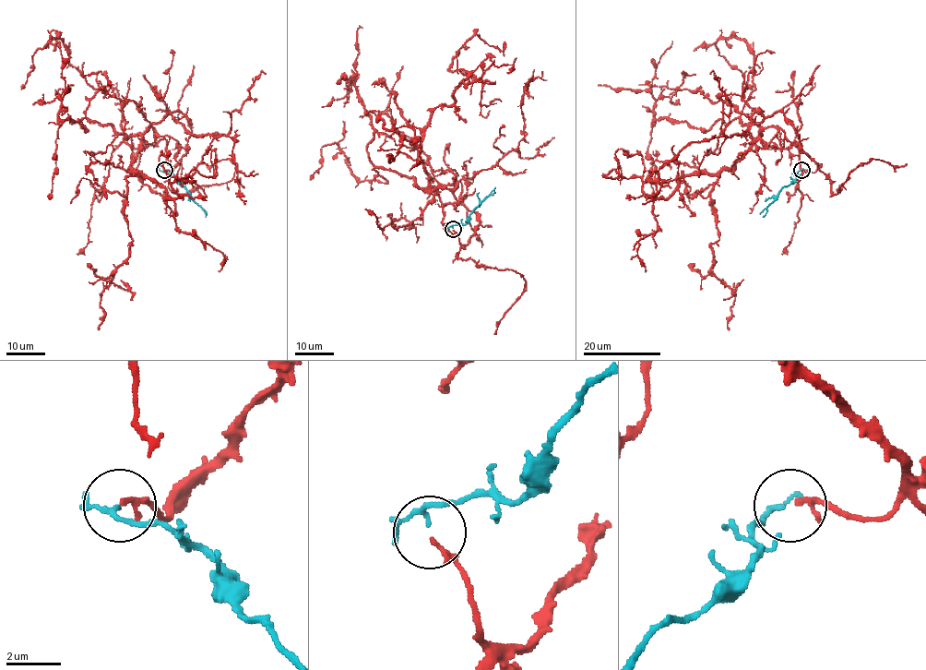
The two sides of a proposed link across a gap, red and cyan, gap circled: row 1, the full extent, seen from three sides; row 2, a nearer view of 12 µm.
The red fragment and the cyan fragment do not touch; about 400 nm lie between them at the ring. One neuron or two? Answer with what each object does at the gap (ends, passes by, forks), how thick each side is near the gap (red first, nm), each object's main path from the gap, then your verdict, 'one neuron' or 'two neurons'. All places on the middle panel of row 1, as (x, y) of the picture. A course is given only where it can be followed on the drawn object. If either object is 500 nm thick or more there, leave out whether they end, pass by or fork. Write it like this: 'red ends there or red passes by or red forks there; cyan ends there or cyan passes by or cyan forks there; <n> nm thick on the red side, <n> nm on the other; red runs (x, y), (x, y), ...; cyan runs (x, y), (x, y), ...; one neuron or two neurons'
red passes by; cyan passes by; 140 nm thick on the red side, 140 nm on the other; red runs (453, 230), (468, 243), (480, 218), (431, 185), (421, 130), (455, 102), (468, 40), (504, 42), (504, 56); cyan runs (453, 228), (453, 225), (465, 224), (475, 209), (494, 190); one neuron

